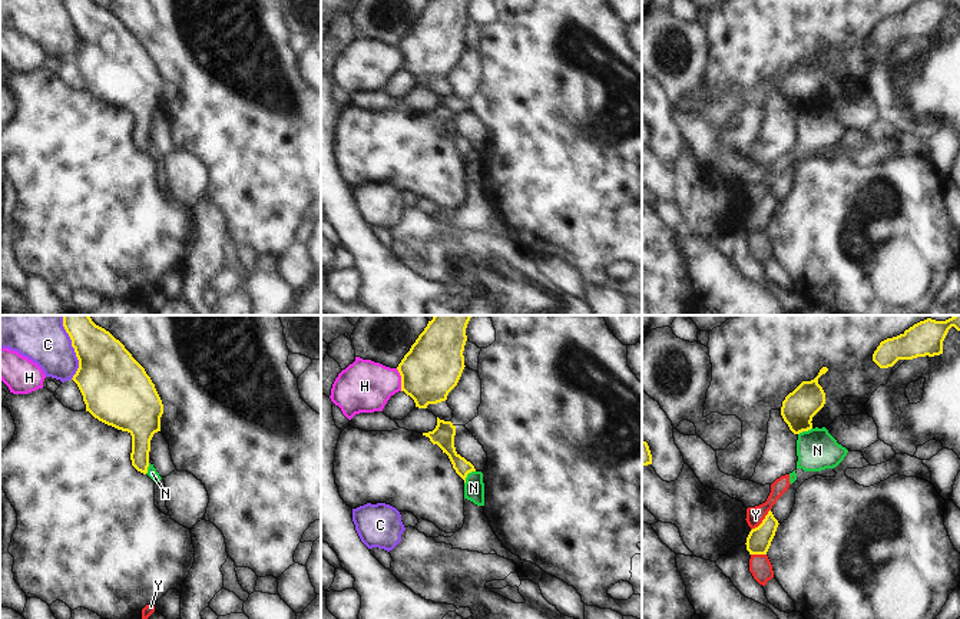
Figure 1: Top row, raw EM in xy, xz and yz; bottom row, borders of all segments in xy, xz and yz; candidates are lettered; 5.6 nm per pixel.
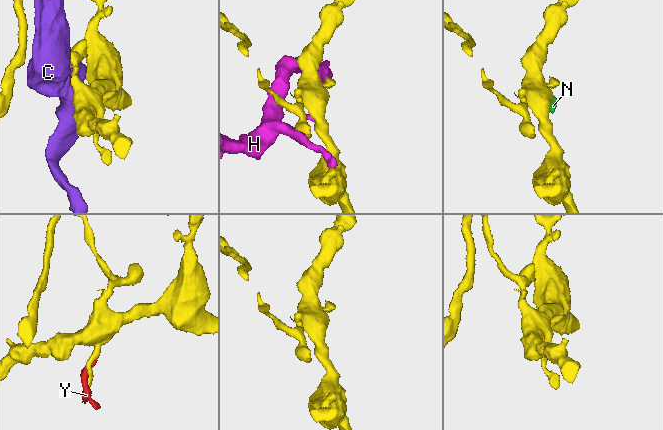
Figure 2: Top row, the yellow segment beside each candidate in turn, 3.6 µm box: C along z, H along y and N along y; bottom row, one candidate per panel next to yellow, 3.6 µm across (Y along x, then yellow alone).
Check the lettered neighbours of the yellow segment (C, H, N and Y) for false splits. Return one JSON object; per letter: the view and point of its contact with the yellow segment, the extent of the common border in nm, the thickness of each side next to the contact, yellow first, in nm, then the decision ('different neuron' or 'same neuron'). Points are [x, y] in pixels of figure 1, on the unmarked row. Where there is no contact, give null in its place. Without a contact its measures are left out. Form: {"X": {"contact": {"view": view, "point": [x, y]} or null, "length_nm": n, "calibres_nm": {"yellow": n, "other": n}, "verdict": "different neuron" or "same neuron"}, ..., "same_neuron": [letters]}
{"C": {"contact": {"view": "xy", "point": [75, 29]}, "length_nm": 340, "calibres_nm": {"yellow": 360, "other": 260}, "verdict": "different neuron"}, "H": {"contact": {"view": "xz", "point": [401, 59]}, "length_nm": 130, "calibres_nm": {"yellow": 320, "other": 300}, "verdict": "different neuron"}, "N": {"contact": {"view": "xz", "point": [466, 155]}, "length_nm": 100, "calibres_nm": {"yellow": 110, "other": 110}, "verdict": "different neuron"}, "Y": {"contact": {"view": "yz", "point": [762, 199]}, "length_nm": 170, "calibres_nm": {"yellow": 140, "other": 100}, "verdict": "different neuron"}, "same_neuron": []}

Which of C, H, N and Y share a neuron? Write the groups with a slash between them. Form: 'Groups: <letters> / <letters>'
Groups: C / H / N Y

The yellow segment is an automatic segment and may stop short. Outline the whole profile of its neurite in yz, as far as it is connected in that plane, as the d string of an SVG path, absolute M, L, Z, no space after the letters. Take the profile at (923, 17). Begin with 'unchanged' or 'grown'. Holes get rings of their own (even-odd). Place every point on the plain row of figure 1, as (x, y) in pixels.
unchanged | M920 0L903 13L881 20L873 33L873 40L880 47L888 47L898 39L940 34L951 6L960 10L960 0Z

